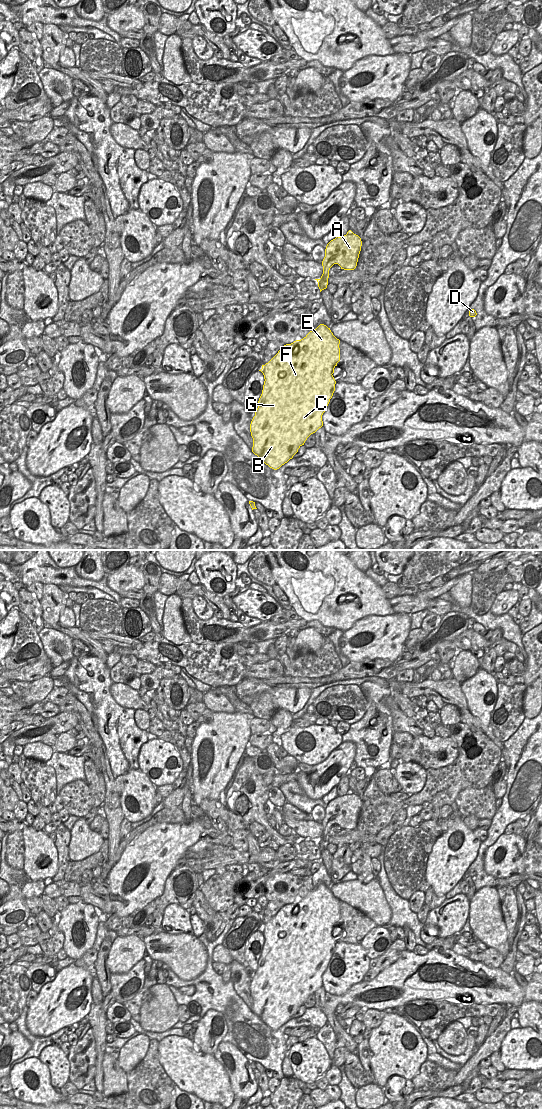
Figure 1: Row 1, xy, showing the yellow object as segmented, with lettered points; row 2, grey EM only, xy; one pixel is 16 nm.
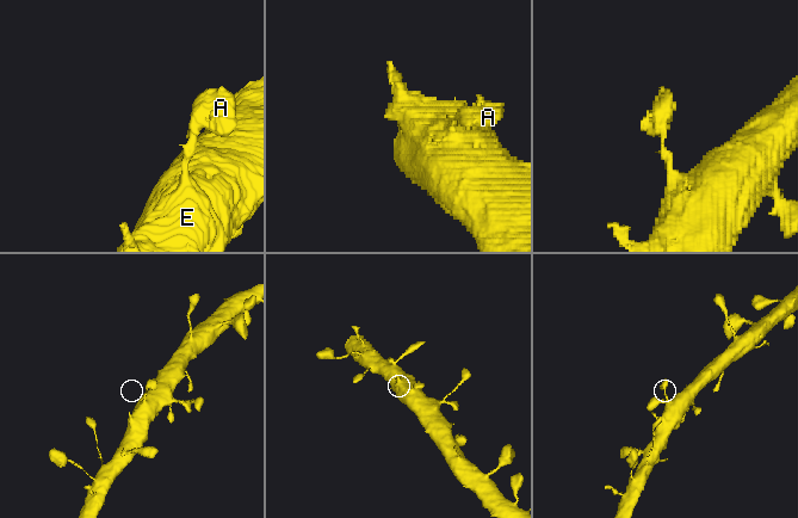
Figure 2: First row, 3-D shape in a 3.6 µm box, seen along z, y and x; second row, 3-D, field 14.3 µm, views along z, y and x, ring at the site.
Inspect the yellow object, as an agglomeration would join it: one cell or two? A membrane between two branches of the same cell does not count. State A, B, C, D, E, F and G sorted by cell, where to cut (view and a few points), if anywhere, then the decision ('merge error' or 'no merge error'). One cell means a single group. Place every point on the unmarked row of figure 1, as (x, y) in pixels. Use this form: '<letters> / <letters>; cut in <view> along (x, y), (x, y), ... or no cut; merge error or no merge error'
A B C D E F G; no cut; no merge error

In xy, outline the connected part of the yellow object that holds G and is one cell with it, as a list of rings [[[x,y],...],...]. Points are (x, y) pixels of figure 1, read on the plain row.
[[[320,884],[303,899],[284,905],[259,930],[265,941],[250,984],[252,1012],[270,1028],[277,1030],[287,1023],[307,998],[323,986],[322,975],[335,951],[332,934],[340,921],[339,904],[330,888]]]

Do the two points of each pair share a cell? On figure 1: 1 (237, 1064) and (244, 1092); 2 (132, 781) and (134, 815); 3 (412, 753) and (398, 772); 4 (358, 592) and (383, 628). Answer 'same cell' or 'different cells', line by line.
1: same cell
2: same cell
3: different cells
4: different cells

